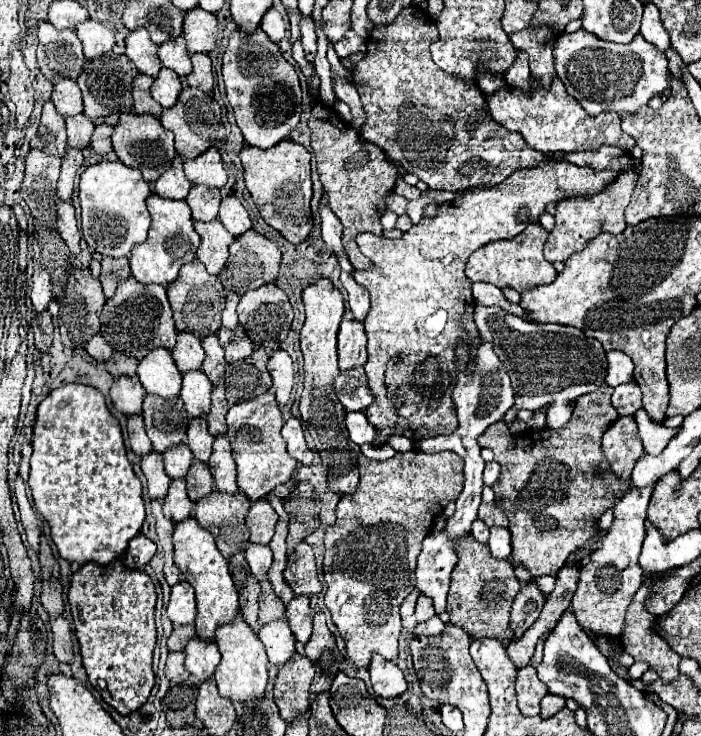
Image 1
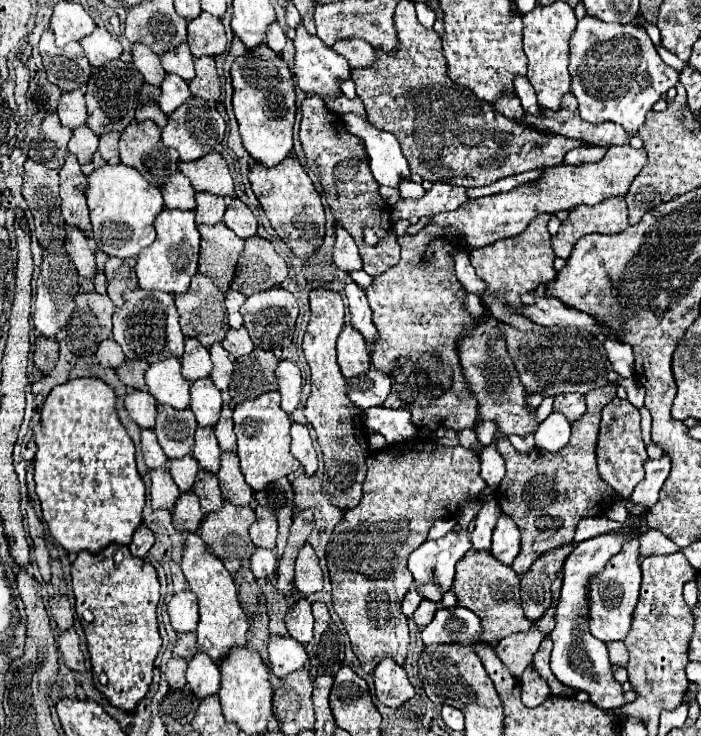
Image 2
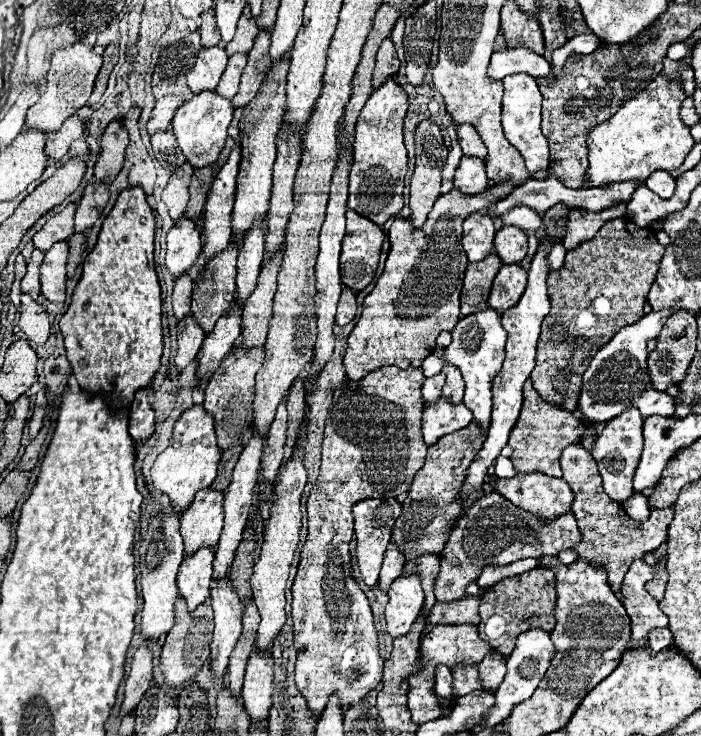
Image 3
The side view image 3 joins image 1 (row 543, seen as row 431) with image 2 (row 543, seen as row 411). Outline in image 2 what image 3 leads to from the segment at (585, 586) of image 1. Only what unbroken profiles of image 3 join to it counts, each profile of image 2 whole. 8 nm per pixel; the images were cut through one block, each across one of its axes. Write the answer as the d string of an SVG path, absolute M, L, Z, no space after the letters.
M632 538L624 548L612 556L612 562L608 562L608 568L600 572L602 576L596 576L592 580L590 588L590 632L598 640L612 642L612 640L624 640L630 626L632 626L632 614L638 604L638 592L640 592L640 556L638 556L638 544L636 538Z

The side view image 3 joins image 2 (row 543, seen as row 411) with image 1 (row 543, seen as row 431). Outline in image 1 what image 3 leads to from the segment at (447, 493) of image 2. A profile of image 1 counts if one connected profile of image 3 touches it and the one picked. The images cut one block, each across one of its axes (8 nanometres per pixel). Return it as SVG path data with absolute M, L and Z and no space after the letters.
M410 450L406 454L396 454L394 458L390 460L384 460L384 462L378 462L378 460L370 460L366 458L364 454L360 456L358 460L358 468L360 468L360 482L358 482L358 488L352 496L344 496L336 508L336 524L326 528L326 538L324 538L324 546L326 546L326 552L324 552L324 580L326 580L326 596L324 596L324 604L326 608L330 610L332 614L332 620L334 624L338 626L342 638L346 640L346 650L348 650L348 656L350 660L358 666L358 668L368 668L370 664L370 658L372 654L382 654L384 658L388 660L396 660L398 658L398 638L400 638L400 630L402 630L402 624L400 624L400 604L402 600L406 598L408 592L412 592L416 588L416 578L414 578L414 568L416 568L416 558L420 554L420 548L422 548L422 540L426 538L426 534L432 530L432 524L434 524L434 518L444 512L444 508L454 502L460 492L462 492L462 482L464 482L464 474L462 474L462 468L464 468L464 462L460 460L460 456L456 456L456 452L436 452L436 454L426 454L426 452L420 452L420 450Z

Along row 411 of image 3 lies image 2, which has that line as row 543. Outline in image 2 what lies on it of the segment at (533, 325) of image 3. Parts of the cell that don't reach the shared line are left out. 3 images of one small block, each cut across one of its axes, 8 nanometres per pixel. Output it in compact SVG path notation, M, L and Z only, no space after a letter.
M502 514L496 522L490 552L498 562L502 562L506 566L510 566L520 552L520 530L506 514Z

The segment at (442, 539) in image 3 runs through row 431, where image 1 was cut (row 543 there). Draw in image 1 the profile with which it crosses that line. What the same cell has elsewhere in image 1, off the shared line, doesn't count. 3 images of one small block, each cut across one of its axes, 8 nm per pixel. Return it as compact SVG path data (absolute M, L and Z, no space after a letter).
M466 536L458 542L458 564L452 572L452 586L448 594L448 614L454 626L464 628L470 638L494 638L500 642L510 642L514 630L510 628L510 608L520 590L520 582L514 574L510 560L498 560L490 554L486 544Z

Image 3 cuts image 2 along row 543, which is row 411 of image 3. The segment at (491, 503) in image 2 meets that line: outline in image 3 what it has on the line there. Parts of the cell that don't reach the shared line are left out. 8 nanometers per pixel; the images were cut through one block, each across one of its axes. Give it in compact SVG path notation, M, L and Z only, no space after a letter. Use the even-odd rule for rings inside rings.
M486 308L484 312L476 312L476 314L460 318L456 328L452 330L452 344L446 348L446 352L439 358L439 355L434 351L422 362L422 370L426 376L440 373L445 364L456 364L460 368L464 382L466 382L464 404L472 410L474 420L480 424L482 432L486 432L490 426L490 408L492 408L490 388L492 388L492 380L504 360L506 336L508 334L500 324L500 314L494 308ZM442 361L444 363L441 363Z

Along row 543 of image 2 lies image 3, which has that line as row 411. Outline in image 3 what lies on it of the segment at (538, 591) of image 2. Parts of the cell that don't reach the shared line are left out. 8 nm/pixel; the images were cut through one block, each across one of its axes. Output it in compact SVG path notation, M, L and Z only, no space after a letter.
M624 216L624 218L608 220L596 232L594 238L566 252L564 268L548 272L548 296L552 300L552 308L542 322L536 366L530 376L536 392L544 396L544 400L552 400L552 404L560 404L560 408L568 408L570 412L576 410L584 370L590 366L596 352L604 344L608 344L620 328L630 326L636 320L640 320L640 316L644 316L646 294L654 282L662 254L664 254L664 246L658 242L656 232L652 228L640 228L634 222L630 222L628 216Z

